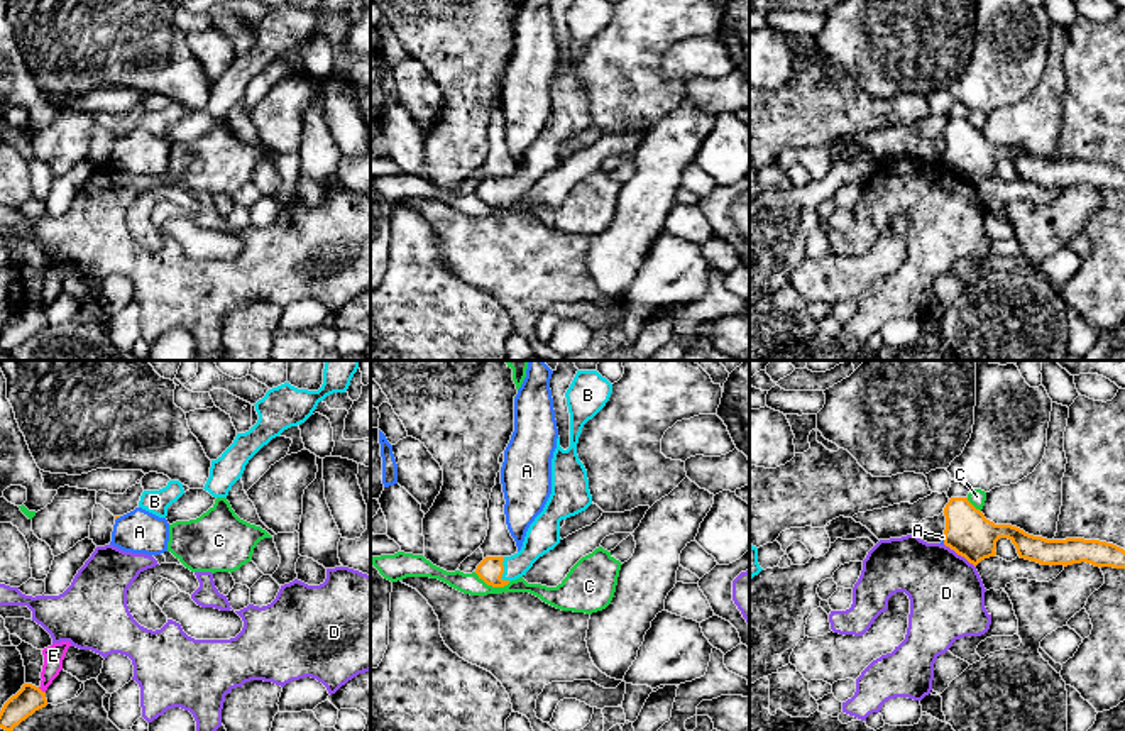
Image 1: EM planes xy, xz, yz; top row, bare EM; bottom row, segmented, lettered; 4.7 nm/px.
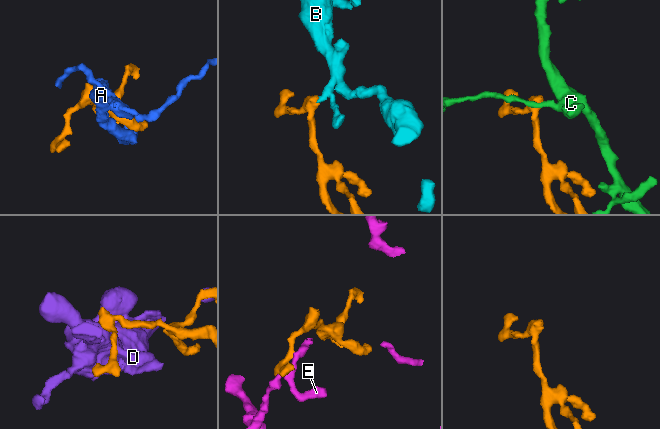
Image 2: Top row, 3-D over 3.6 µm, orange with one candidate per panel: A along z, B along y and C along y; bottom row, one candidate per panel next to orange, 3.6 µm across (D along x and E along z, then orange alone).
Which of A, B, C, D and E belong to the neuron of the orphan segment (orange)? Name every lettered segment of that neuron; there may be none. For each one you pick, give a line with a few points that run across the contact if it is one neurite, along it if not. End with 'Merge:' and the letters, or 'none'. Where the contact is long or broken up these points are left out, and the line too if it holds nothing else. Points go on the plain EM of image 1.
B: xz (491, 190), (503, 193), (513, 188), (542, 158)
Merge: B

